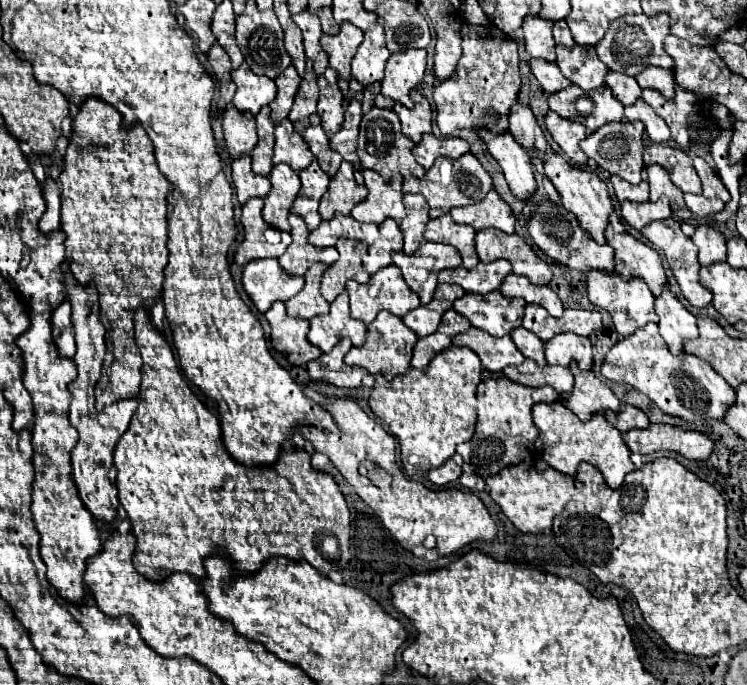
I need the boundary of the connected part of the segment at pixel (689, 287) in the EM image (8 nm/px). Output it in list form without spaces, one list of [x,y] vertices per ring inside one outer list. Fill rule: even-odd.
[[[675,219],[653,221],[653,223],[649,223],[645,229],[641,229],[641,235],[667,257],[669,267],[671,267],[671,271],[673,271],[673,275],[675,275],[675,279],[677,279],[677,283],[679,283],[685,299],[687,299],[693,307],[699,307],[699,309],[701,309],[701,307],[707,307],[707,305],[711,303],[713,295],[699,283],[699,269],[701,269],[701,265],[699,265],[699,261],[697,261],[697,247],[693,245],[693,241],[691,241],[689,237],[683,235],[683,231],[681,231],[681,227],[679,227],[679,221],[675,221]]]

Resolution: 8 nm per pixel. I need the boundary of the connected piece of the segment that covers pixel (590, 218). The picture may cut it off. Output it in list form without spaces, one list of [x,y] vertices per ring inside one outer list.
[[[547,153],[547,157],[545,157],[545,175],[549,177],[549,181],[559,191],[563,207],[577,217],[581,227],[591,233],[593,241],[607,243],[605,229],[609,225],[609,215],[613,211],[613,203],[611,203],[607,185],[599,179],[599,175],[597,173],[589,173],[585,169],[579,169],[579,167],[567,163],[563,157],[559,157],[555,153]]]

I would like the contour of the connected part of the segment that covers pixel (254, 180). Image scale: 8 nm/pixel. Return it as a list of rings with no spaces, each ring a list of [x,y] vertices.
[[[243,155],[241,159],[233,161],[233,183],[241,205],[251,197],[265,197],[271,191],[269,179],[253,173],[251,155]]]

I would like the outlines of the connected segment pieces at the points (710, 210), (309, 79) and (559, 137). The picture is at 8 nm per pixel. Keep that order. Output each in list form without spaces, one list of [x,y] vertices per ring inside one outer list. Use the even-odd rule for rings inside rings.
[[[691,193],[685,195],[685,203],[687,203],[687,207],[689,207],[695,215],[699,215],[699,217],[719,213],[719,211],[723,211],[723,207],[725,207],[725,203],[723,203],[721,199],[707,199],[707,197],[703,197],[703,195],[691,195]]]
[[[309,71],[303,81],[301,81],[301,87],[297,91],[297,113],[289,113],[289,119],[293,123],[297,123],[297,117],[303,119],[309,119],[315,111],[317,111],[317,97],[319,97],[319,89],[317,89],[317,75],[313,71]]]
[[[549,111],[545,115],[545,127],[551,133],[553,141],[563,149],[563,153],[575,163],[575,165],[585,165],[587,163],[587,155],[581,151],[579,141],[587,137],[585,127],[575,123],[575,121],[567,121],[557,117],[557,113]]]

